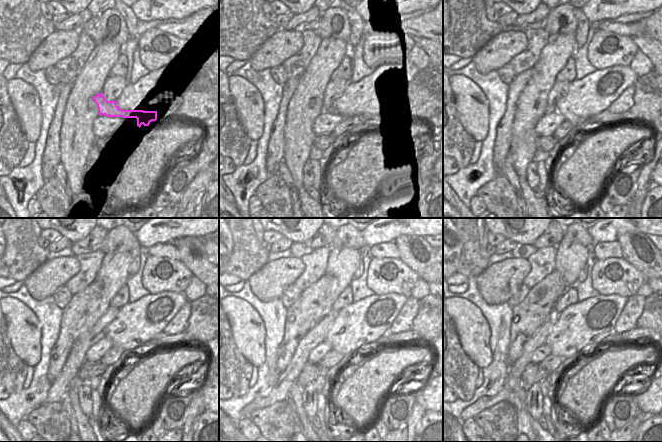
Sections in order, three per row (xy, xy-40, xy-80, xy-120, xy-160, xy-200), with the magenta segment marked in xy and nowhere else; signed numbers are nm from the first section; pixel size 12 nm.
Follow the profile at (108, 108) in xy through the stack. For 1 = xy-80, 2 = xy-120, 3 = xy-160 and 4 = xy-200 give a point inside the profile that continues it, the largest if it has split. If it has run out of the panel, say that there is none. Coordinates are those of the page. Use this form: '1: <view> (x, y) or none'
1: xy-80 (605, 117)
2: xy-120 (160, 340)
3: xy-160 (406, 336)
4: xy-200 (636, 334)

